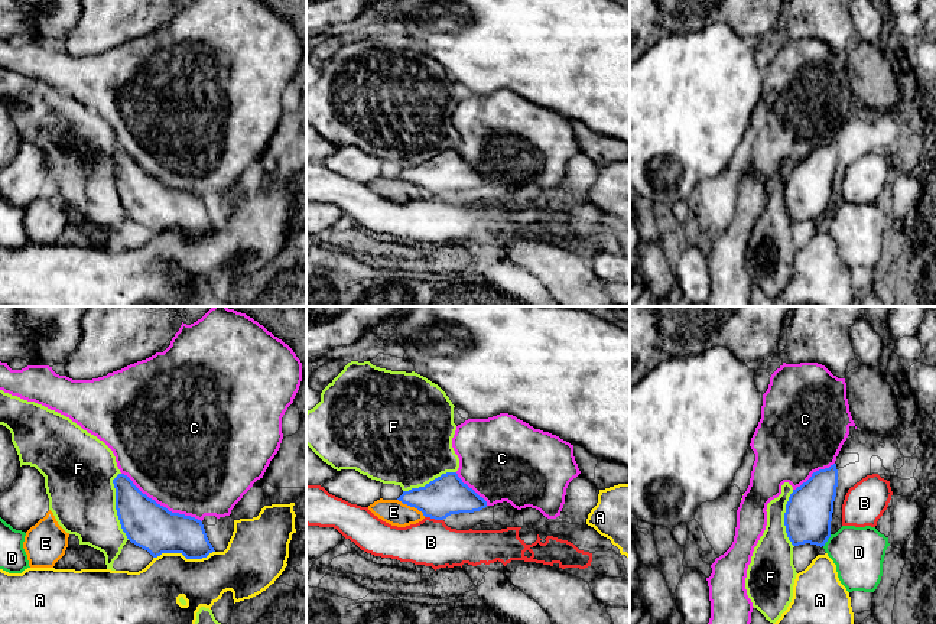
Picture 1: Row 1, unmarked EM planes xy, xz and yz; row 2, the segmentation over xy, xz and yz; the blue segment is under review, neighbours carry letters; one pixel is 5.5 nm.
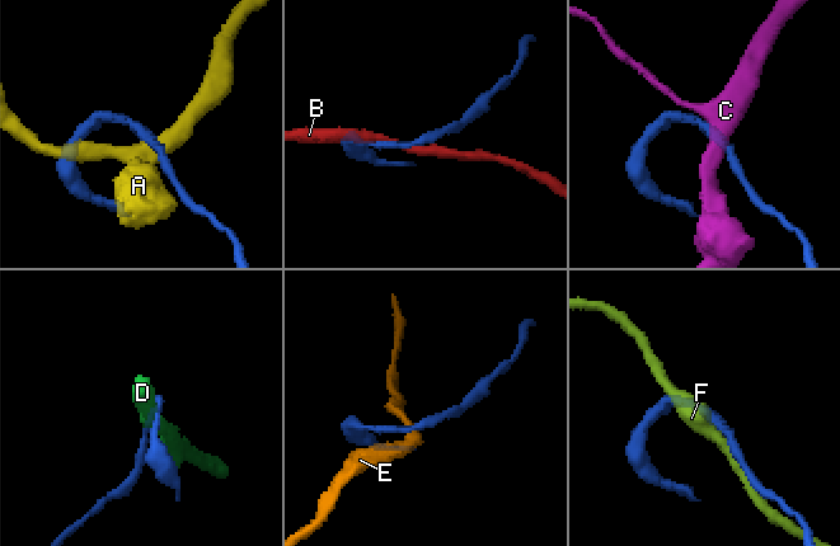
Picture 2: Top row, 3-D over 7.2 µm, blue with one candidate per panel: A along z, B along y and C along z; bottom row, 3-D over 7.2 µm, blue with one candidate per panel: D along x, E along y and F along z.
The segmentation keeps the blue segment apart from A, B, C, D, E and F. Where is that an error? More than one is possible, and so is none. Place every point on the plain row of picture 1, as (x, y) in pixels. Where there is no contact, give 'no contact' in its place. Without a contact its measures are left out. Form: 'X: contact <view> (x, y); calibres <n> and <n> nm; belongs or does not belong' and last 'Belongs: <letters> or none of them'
A: contact xy (184, 231); calibres 260 and 280 nm; does not belong
B: contact xz (434, 194); calibres 220 and 260 nm; does not belong
C: contact xy (162, 182); calibres 260 and 500 nm; does not belong
D: contact yz (826, 217); calibres 260 and 280 nm; does not belong
E: contact xz (412, 182); calibres 220 and 140 nm; does not belong
F: contact xy (116, 182); calibres 260 and 380 nm; does not belong
Belongs: none of them

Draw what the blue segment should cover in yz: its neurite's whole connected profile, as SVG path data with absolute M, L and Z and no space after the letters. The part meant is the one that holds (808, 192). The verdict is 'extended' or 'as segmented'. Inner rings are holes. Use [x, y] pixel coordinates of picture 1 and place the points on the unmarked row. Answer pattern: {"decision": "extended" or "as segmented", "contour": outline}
{"decision": "as segmented", "contour": "M836 140L819 146L793 166L786 181L784 202L793 222L825 222L831 214L833 178L838 163Z"}

